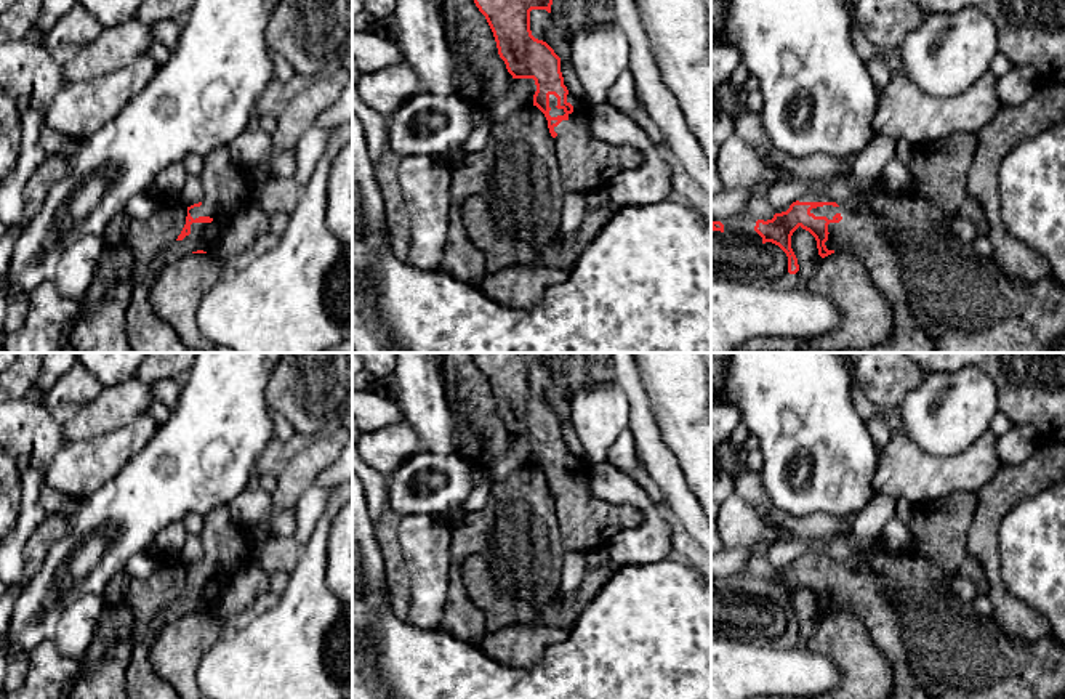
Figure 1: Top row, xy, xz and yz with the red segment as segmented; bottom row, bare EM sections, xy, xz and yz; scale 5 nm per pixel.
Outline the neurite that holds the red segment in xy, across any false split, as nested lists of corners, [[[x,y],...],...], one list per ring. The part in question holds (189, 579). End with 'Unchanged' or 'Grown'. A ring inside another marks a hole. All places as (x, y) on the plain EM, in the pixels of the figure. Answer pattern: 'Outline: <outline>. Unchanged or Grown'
Outline: [[[226,505],[203,516],[200,539],[203,556],[199,563],[187,566],[181,593],[155,616],[147,633],[133,646],[127,667],[128,699],[181,699],[151,665],[157,635],[184,614],[215,611],[234,571],[251,555],[251,543],[242,524],[231,518]]]. Grown

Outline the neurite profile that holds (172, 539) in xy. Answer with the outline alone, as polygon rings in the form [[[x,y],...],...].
[[[181,521],[168,524],[154,540],[162,553],[179,553],[186,543],[187,531]]]

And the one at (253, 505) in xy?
[[[247,487],[226,507],[231,518],[242,526],[261,524],[267,527],[274,537],[293,537],[295,534],[293,508],[277,510],[272,505],[271,492],[261,487]]]

